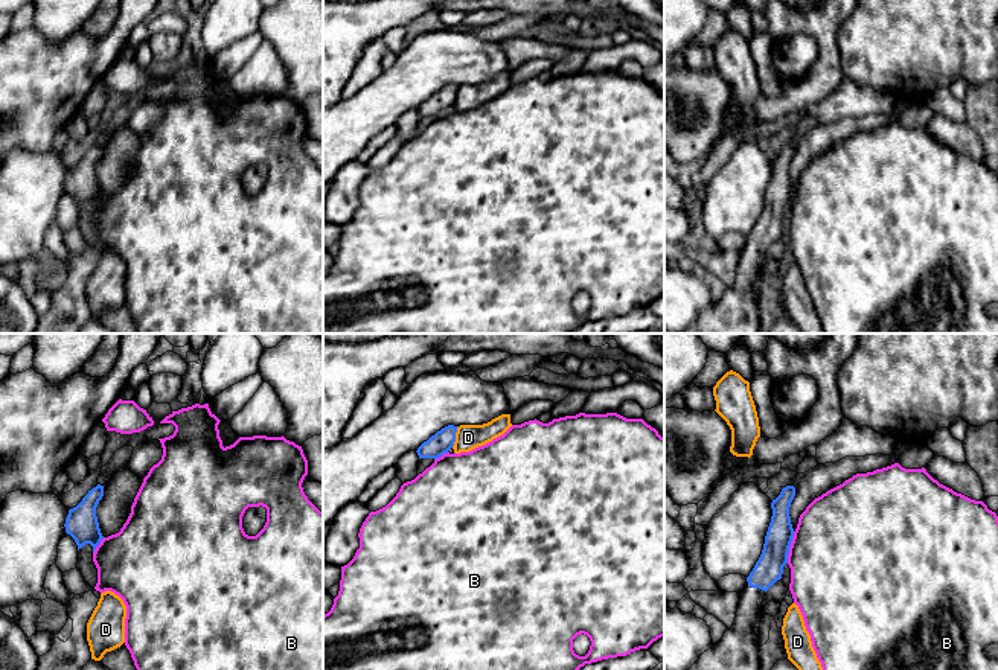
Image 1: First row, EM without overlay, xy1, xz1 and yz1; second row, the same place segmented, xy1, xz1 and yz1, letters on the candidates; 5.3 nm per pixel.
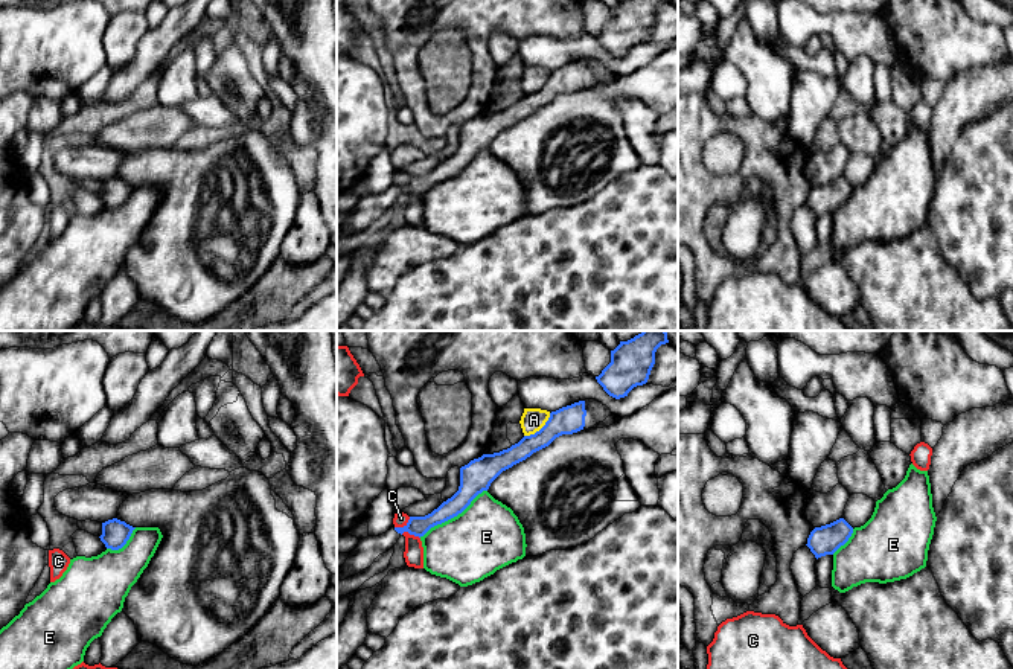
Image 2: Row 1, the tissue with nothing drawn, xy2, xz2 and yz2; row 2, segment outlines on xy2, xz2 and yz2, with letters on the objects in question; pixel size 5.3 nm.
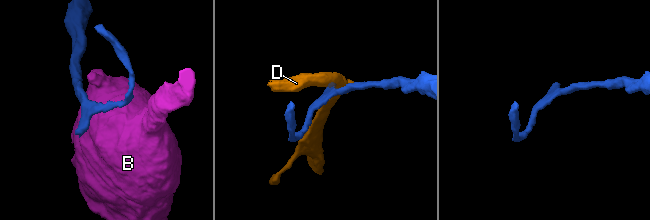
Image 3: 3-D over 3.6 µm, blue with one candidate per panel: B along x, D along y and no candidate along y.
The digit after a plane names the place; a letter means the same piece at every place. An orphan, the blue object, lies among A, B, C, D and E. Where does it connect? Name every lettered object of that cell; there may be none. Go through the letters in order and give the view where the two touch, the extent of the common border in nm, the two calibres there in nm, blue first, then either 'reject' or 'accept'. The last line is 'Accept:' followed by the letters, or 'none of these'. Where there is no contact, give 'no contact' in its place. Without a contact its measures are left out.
A: contact in xz2; length 190 nm; calibres 150 and 120 nm; reject
B: contact in yz1; length 170 nm; calibres 150 and 500 nm; reject
C: contact in xz2; length 110 nm; calibres 110 and 70 nm; reject
D: contact in xz1; length 120 nm; calibres 120 and 140 nm; reject
E: contact in xz2; length 440 nm; calibres 160 and 360 nm; reject
Accept: none of these

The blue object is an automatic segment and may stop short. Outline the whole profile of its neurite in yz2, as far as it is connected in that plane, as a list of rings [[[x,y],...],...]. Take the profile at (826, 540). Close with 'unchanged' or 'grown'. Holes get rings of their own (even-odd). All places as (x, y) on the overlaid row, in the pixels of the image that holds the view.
[[[839,518],[830,524],[815,527],[807,538],[806,546],[818,559],[826,555],[833,555],[848,541],[852,533],[853,527],[844,518]]]; unchanged

